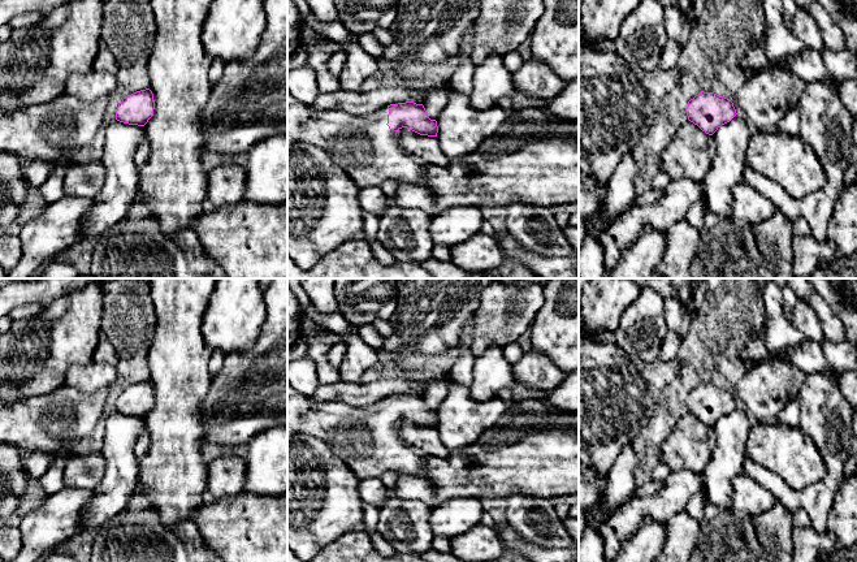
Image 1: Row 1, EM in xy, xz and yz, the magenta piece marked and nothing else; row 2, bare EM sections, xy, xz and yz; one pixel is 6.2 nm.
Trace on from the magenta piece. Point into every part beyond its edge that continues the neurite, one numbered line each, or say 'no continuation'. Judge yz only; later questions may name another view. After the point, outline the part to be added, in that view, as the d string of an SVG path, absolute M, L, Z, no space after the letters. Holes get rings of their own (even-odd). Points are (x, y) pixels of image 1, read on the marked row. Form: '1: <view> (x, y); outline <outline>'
no continuation

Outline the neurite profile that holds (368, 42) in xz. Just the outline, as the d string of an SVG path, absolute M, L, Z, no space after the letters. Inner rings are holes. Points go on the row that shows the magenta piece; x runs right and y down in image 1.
M371 33L355 36L359 46L375 59L381 59L385 46L381 44Z

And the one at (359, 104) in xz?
M446 81L428 91L412 91L410 88L401 87L384 87L369 92L352 92L345 90L336 92L320 92L310 108L316 112L341 111L351 113L356 117L362 117L390 104L406 101L424 104L427 95L437 88L450 90L450 81Z

